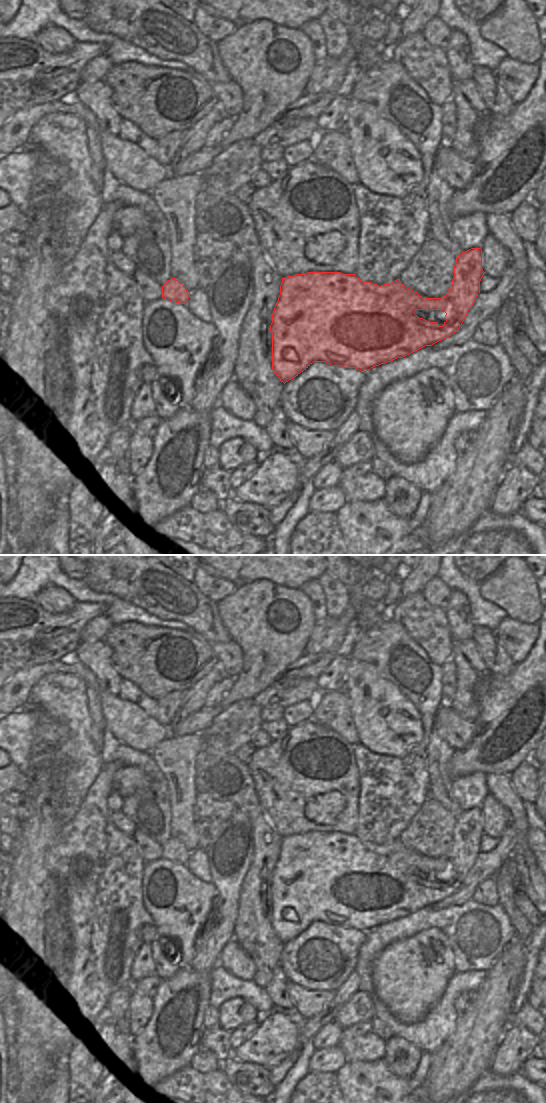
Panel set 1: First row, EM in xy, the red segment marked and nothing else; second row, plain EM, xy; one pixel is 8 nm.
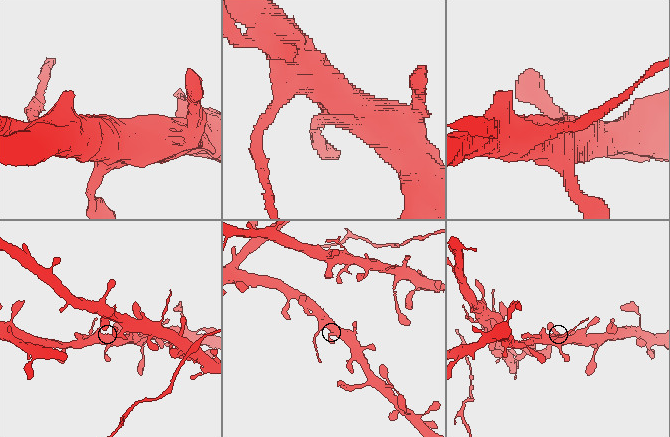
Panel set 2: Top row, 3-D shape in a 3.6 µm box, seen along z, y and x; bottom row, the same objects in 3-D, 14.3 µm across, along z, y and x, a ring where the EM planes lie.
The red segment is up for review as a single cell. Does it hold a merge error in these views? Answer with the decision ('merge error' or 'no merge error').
merge error

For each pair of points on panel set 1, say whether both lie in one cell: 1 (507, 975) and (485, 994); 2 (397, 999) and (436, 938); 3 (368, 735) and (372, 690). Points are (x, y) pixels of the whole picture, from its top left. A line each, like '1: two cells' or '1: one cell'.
1: one cell
2: one cell
3: one cell

